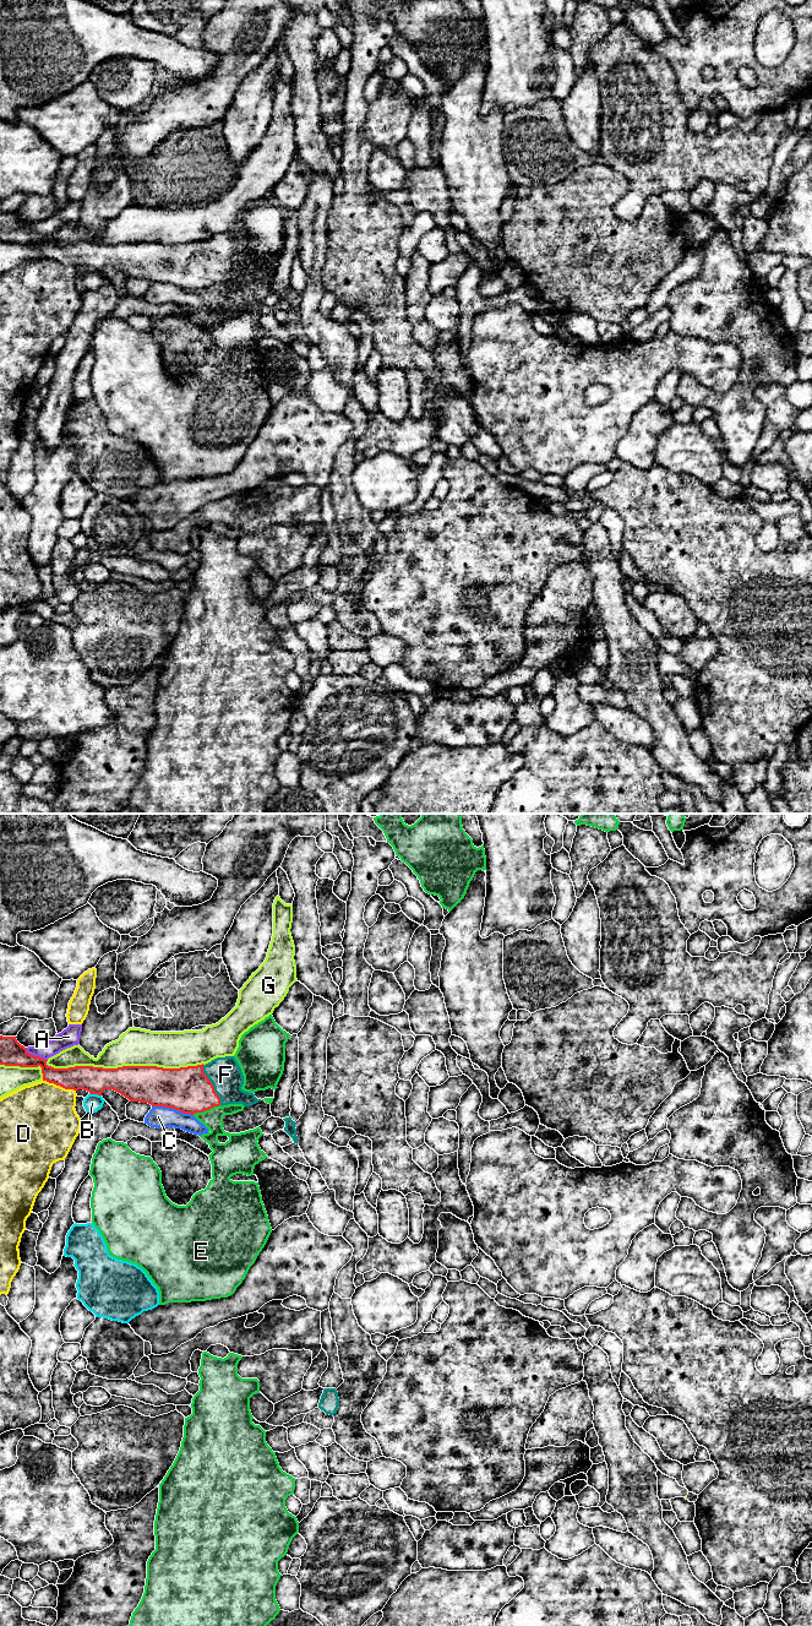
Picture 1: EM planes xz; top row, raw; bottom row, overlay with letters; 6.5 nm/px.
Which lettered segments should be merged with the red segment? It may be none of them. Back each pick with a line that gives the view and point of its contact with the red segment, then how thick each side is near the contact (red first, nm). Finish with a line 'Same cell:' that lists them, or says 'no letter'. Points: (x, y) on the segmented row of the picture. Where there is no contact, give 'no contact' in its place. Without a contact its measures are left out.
F: xz (212, 1085) | 300/220 nm
Same cell: F

